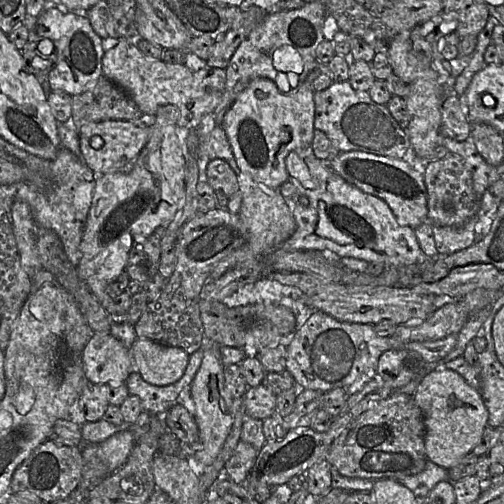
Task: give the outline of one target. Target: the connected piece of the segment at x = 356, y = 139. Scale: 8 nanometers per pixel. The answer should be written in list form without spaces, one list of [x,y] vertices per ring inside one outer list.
[[[349,80],[335,82],[325,90],[314,92],[314,127],[326,134],[340,152],[361,151],[378,156],[409,160],[411,154],[409,137],[391,115],[387,105],[372,100],[369,91],[354,89]]]

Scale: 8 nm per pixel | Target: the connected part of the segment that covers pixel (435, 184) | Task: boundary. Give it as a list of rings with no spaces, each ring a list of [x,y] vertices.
[[[449,154],[431,161],[425,165],[423,176],[427,190],[427,221],[433,226],[461,225],[477,215],[479,199],[473,189],[472,175],[459,156]]]

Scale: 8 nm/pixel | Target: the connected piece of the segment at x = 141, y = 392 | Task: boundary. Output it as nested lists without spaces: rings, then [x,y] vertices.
[[[204,337],[202,346],[189,355],[188,365],[183,376],[171,385],[151,385],[141,377],[138,371],[133,370],[126,381],[129,395],[140,398],[142,411],[150,415],[166,415],[168,410],[177,404],[183,389],[190,387],[207,349],[209,346]]]

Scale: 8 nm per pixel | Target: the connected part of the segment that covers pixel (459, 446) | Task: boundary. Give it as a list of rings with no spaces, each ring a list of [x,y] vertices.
[[[441,368],[430,371],[421,380],[413,398],[423,414],[427,459],[447,470],[456,466],[466,454],[472,452],[488,425],[489,414],[480,392],[469,386],[455,371]]]

